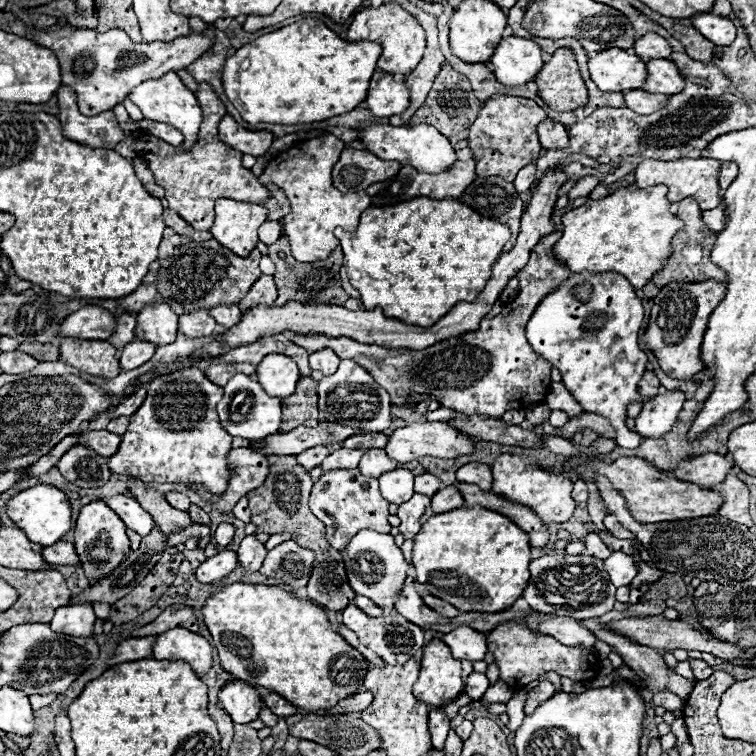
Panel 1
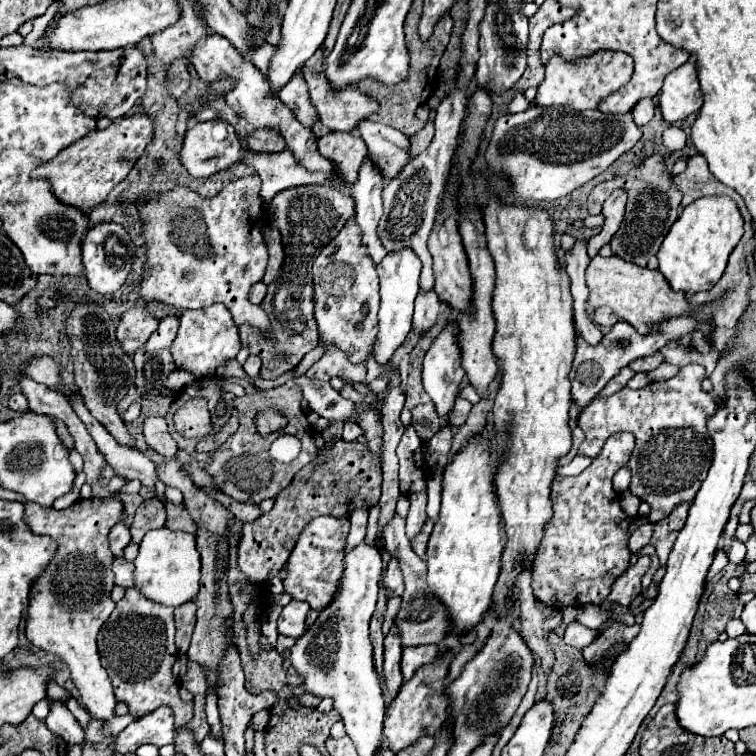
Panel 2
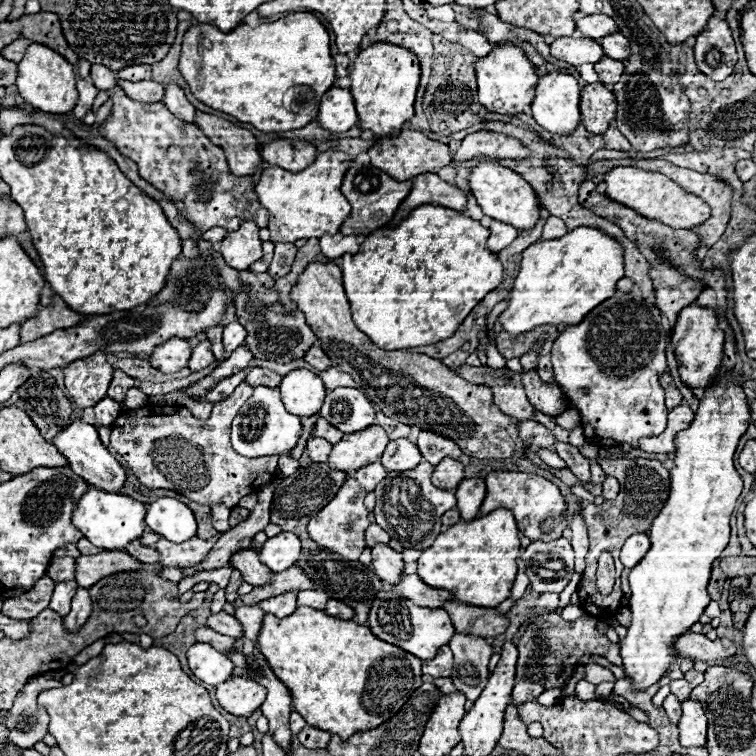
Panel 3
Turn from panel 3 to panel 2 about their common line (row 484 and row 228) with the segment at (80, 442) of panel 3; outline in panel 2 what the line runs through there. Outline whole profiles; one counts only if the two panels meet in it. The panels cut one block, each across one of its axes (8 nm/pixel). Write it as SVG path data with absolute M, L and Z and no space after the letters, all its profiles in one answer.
M102 222L90 228L82 240L82 264L88 286L98 294L114 294L116 290L120 290L132 270L134 252L136 248L132 244L132 238L120 224Z

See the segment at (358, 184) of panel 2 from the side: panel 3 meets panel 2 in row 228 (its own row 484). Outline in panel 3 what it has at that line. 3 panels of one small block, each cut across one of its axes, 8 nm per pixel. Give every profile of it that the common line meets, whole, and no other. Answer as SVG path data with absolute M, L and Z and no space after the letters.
M376 462L376 466L364 466L364 470L356 470L354 478L364 486L366 492L372 492L378 482L382 482L386 476L386 468Z

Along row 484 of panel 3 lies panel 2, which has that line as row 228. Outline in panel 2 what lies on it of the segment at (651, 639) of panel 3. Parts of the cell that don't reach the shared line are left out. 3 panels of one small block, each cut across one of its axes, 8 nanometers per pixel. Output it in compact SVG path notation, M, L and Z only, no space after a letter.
M704 196L684 208L672 224L658 250L658 270L672 290L704 292L710 290L726 270L728 256L742 238L742 216L736 202L728 196Z

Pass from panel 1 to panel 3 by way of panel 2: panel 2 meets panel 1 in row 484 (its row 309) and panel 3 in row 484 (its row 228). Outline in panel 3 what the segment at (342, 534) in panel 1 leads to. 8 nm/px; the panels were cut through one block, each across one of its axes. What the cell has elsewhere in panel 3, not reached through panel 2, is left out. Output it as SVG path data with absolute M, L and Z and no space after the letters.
M348 476L348 482L344 482L344 486L340 486L340 490L336 492L336 496L332 498L332 502L328 502L328 506L324 506L324 510L320 510L310 522L308 522L308 534L314 542L318 542L320 546L344 556L346 560L358 560L362 550L366 548L364 544L364 530L370 526L368 522L368 510L364 508L364 488Z

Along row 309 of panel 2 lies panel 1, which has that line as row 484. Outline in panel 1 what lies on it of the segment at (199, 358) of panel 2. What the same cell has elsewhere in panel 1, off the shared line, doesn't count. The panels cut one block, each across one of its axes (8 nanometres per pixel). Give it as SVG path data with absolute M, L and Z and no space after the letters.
M190 366L186 370L176 370L172 374L164 374L154 378L148 384L148 394L140 410L130 416L128 430L122 434L122 442L112 458L108 458L108 466L116 474L134 476L142 482L204 482L208 490L220 494L224 486L228 486L228 460L226 452L230 450L232 436L220 426L216 406L224 394L222 386L216 386L206 378L206 374Z

